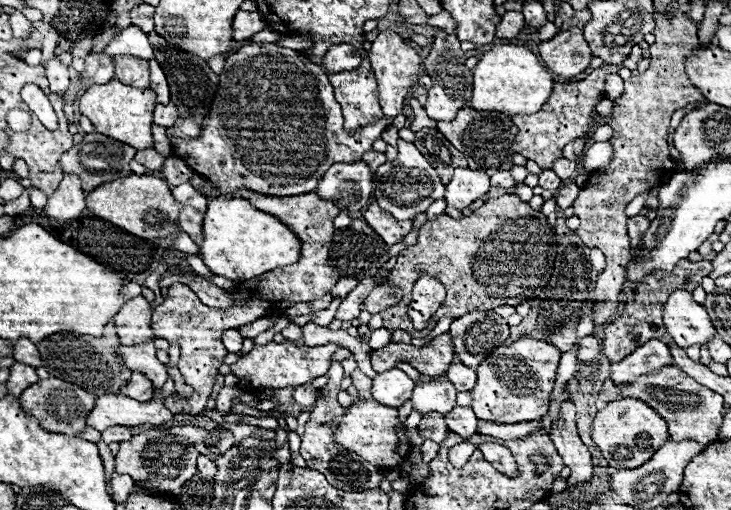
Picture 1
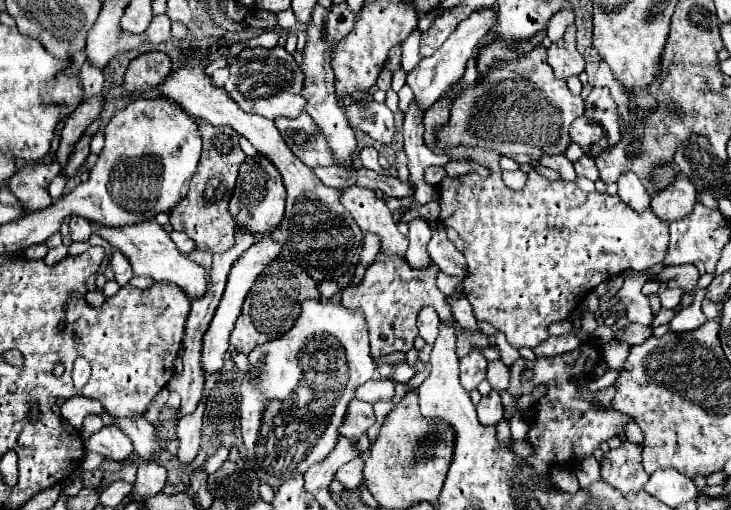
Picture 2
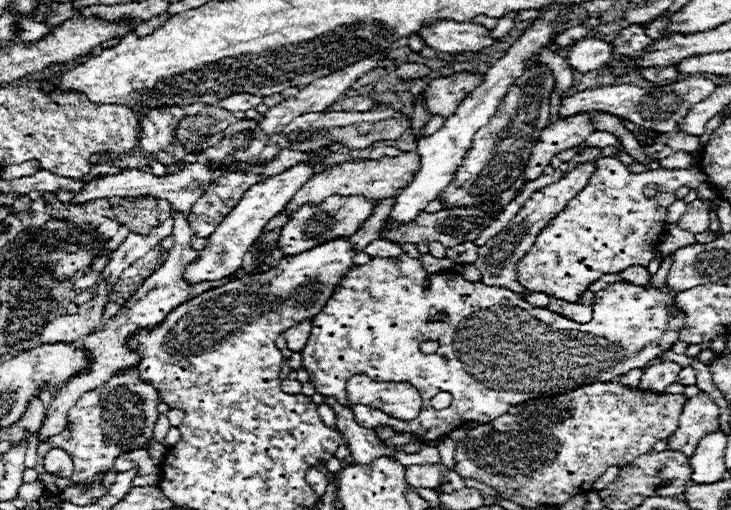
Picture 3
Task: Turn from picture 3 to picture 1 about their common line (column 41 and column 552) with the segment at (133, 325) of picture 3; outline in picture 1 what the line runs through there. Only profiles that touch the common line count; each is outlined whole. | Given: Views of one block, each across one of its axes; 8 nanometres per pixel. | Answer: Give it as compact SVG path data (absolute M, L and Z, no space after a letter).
M564 400L560 408L560 424L550 430L550 438L564 460L564 466L570 468L570 476L566 480L566 490L576 488L578 484L590 482L594 478L592 456L588 448L580 442L576 432L576 410L572 400Z

